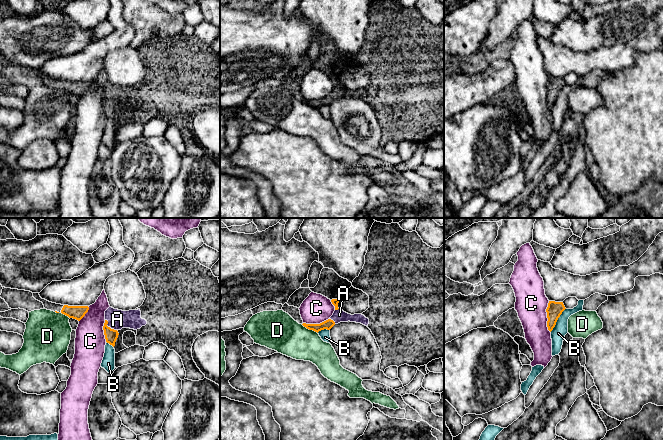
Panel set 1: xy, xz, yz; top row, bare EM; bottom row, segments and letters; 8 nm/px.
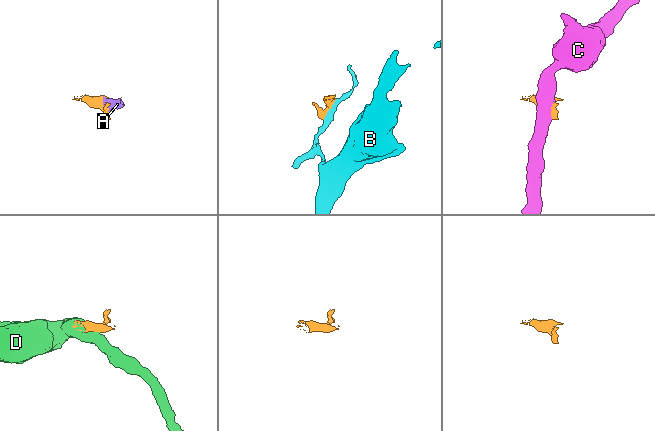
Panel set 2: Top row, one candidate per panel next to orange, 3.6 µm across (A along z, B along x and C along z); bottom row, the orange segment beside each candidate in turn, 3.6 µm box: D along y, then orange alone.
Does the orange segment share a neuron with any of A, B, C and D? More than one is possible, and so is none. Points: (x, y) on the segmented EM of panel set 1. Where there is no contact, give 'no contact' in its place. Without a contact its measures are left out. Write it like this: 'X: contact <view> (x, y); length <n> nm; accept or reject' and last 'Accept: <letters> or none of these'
A: contact xy (109, 327); length 130 nm; accept
B: contact yz (557, 319); length 220 nm; reject
C: contact yz (547, 317); length 260 nm; reject
D: contact xz (309, 329); length 150 nm; reject
Accept: A

